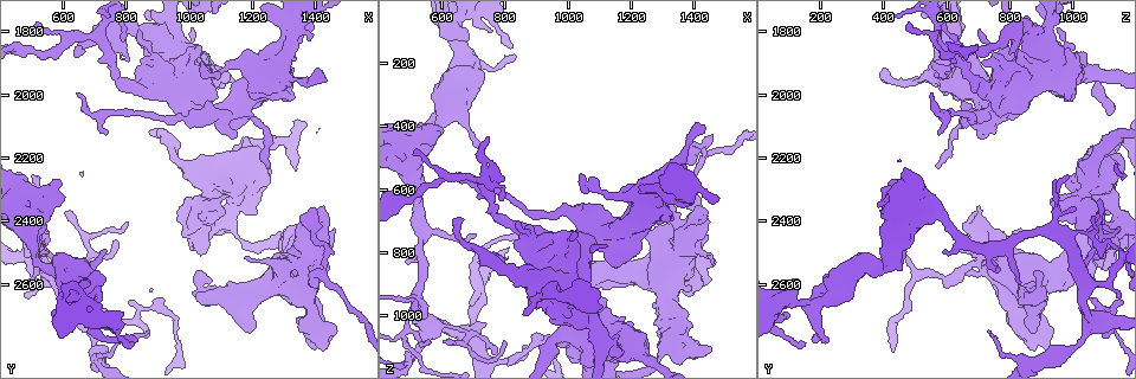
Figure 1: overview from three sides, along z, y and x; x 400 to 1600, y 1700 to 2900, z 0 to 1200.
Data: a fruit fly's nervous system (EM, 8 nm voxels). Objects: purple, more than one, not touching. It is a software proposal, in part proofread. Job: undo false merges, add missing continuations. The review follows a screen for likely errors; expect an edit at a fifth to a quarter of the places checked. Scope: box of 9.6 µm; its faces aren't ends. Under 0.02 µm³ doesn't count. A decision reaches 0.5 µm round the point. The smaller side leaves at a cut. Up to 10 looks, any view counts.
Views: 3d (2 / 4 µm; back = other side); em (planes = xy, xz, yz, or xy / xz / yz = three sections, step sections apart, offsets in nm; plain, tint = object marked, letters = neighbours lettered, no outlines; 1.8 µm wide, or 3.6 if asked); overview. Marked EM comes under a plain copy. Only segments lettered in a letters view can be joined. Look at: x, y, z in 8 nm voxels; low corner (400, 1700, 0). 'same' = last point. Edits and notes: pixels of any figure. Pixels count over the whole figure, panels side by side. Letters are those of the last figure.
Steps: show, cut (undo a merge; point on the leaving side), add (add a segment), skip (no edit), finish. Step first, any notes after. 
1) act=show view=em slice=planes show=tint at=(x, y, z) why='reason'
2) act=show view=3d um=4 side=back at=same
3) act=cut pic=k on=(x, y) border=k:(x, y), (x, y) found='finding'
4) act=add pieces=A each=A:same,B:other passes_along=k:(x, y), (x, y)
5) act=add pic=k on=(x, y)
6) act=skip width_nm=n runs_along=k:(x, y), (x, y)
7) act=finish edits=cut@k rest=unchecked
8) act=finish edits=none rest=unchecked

act=show view=em um=3.6 slice=xz step=8 show=tint at=(520, 2450, 970)

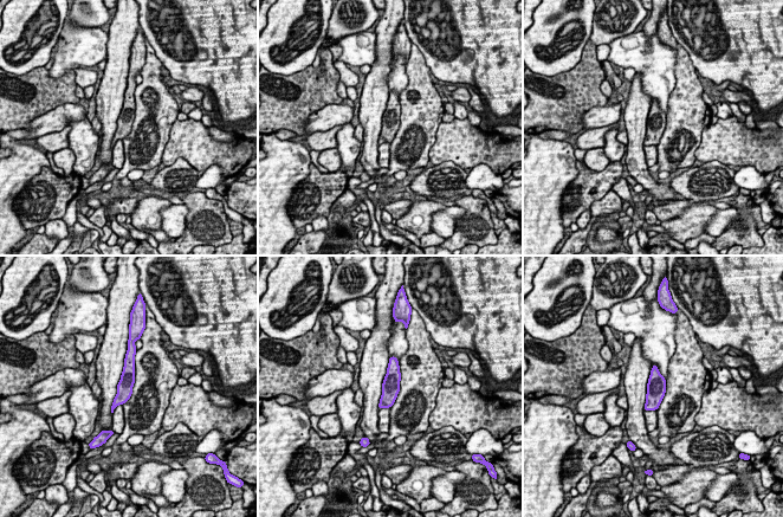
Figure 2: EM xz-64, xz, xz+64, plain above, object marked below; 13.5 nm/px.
act=show view=em um=3.6 slice=planes show=letters at=same

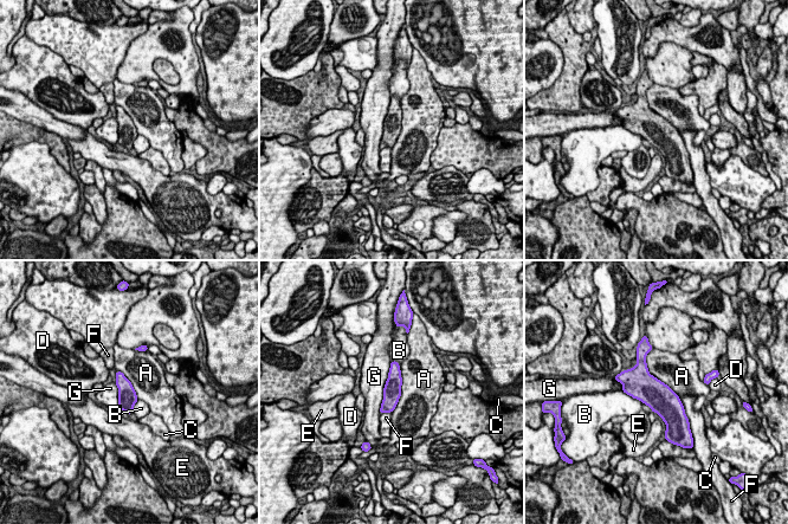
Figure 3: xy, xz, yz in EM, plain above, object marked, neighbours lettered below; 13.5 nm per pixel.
act=skip each=A:other,B:other,C:other,D:other,E:other,F:other,G:other border=3:(647, 353), (647, 370), (678, 396) found='one cell here'

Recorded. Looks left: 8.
act=show view=3d um=4 at=(1060, 2040, 740) why='sharp bend'

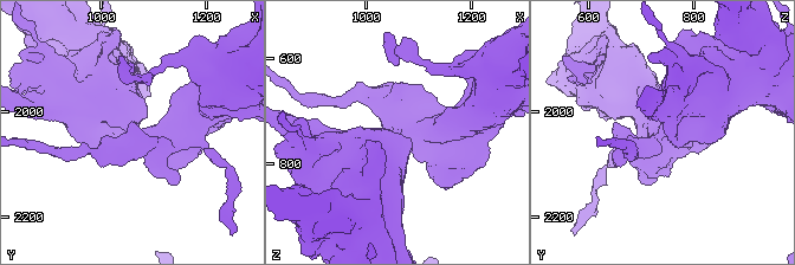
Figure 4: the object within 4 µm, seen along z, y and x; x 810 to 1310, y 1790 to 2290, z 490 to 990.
act=show view=em um=3.6 slice=planes show=letters at=(1065, 2035, 740)

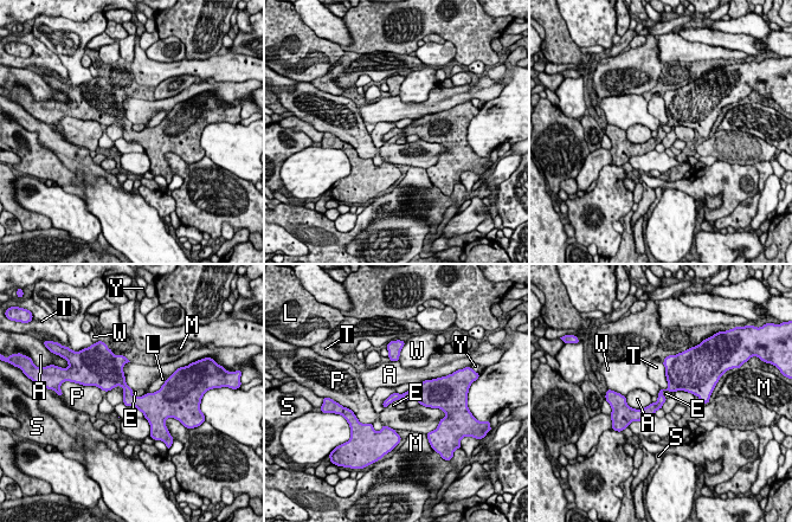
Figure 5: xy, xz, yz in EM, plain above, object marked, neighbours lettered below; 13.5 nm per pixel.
act=skip each=A:other,E:other,L:other,M:other,P:other,S:other,T:other,W:other,Y:other border=5:(407, 400), (396, 399), (386, 407) found='all the same cell'

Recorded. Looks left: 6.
act=show view=em slice=planes show=tint at=(640, 2000, 550) why='thin end'

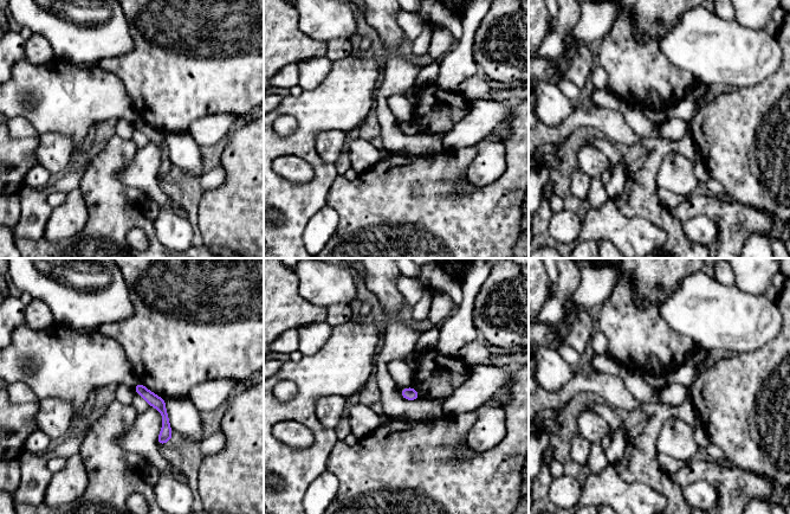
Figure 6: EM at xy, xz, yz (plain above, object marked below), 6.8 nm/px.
act=show view=em slice=planes show=letters at=same

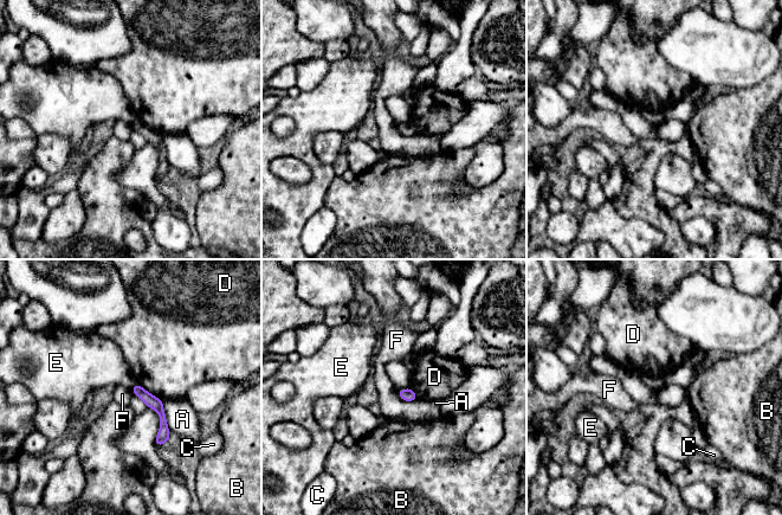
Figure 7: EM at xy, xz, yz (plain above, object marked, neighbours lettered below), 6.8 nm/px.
act=skip each=A:other,B:other,C:other,D:other,E:other,F:other runs_along=7:(136, 387), (161, 412), (165, 439) found='no lettered segment goes on from it'

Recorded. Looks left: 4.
act=show view=em slice=xy step=8 show=letters at=(1410, 1920, 400) why='an open end'

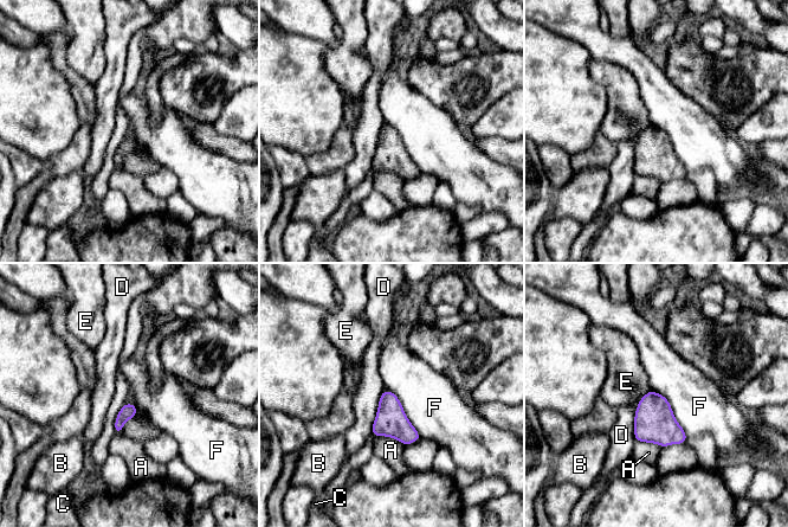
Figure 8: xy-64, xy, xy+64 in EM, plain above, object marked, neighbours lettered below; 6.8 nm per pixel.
act=skip each=A:other,B:other,C:other,D:other,E:other,F:other border=8:(652, 390), (667, 400), (686, 437) found='none of them fits'

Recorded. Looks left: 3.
act=finish edits=none rest=unchecked

